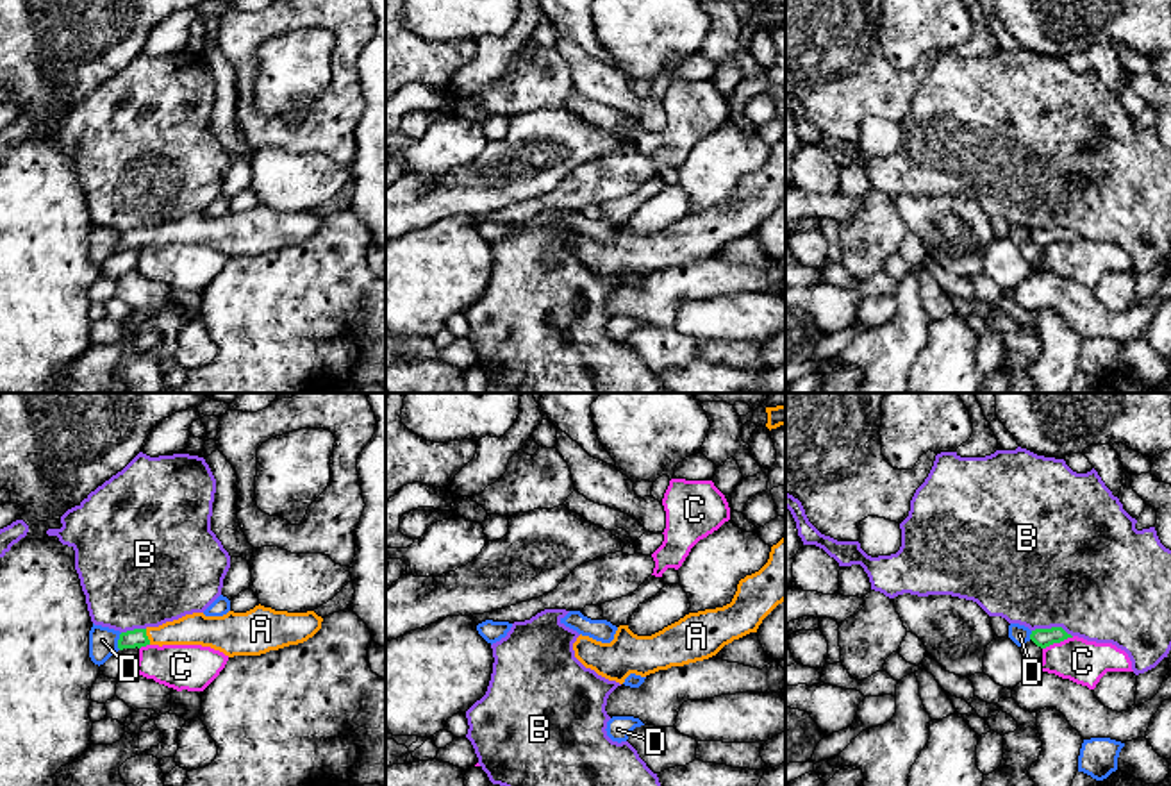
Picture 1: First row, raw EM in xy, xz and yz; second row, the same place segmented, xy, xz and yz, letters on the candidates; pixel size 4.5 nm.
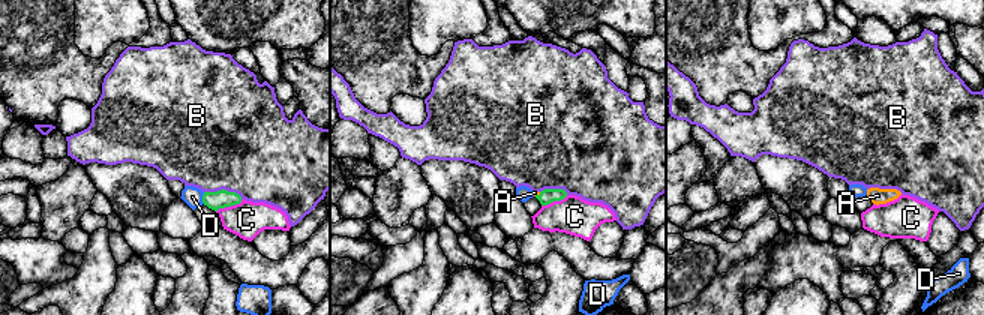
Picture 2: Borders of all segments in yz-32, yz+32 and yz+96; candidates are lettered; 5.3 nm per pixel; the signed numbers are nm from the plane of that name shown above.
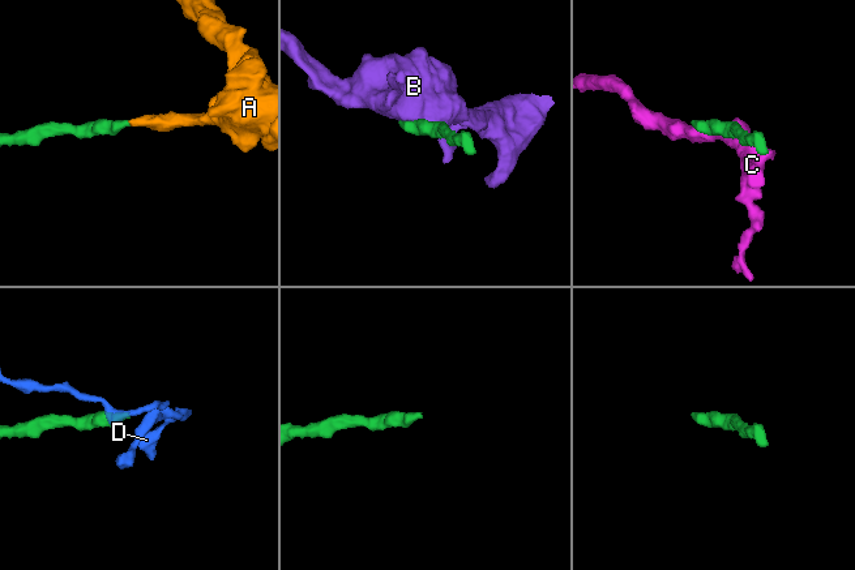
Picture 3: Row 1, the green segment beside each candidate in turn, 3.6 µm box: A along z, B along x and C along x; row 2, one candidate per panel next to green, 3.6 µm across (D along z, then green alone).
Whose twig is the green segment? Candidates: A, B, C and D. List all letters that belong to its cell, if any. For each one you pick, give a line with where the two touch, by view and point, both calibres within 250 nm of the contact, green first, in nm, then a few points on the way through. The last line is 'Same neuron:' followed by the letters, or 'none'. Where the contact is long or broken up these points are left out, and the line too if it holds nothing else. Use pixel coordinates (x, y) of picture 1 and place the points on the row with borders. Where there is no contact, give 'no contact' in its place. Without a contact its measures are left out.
A: contact xy (147, 636); calibres 80 and 140 nm; way xy (134, 638), (147, 636), (193, 629)
Same neuron: A

